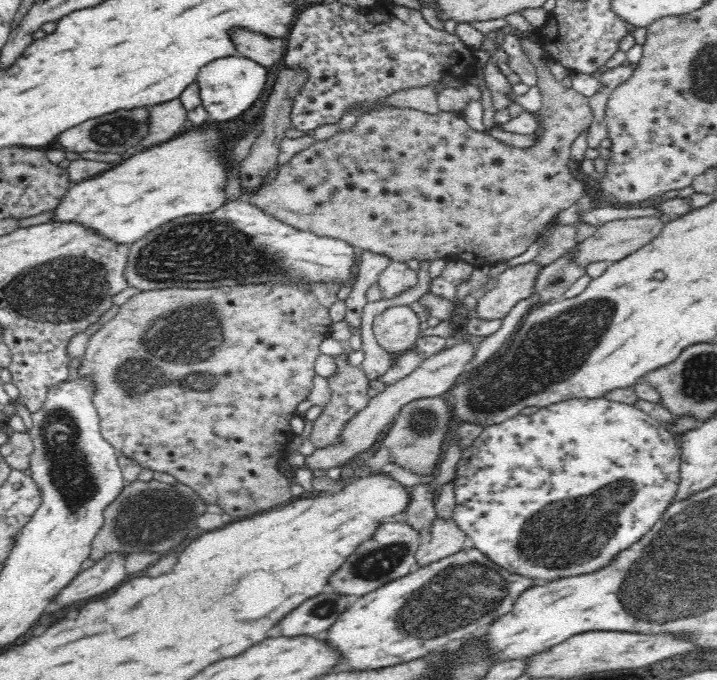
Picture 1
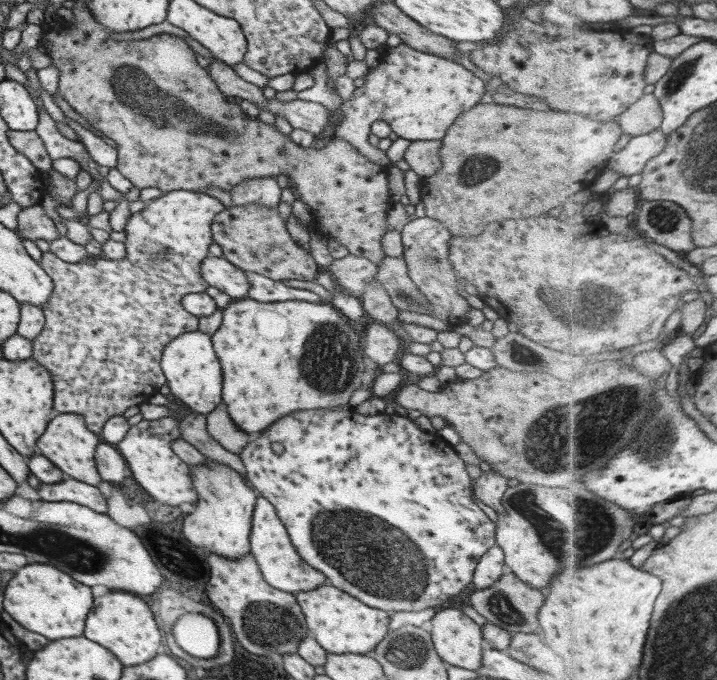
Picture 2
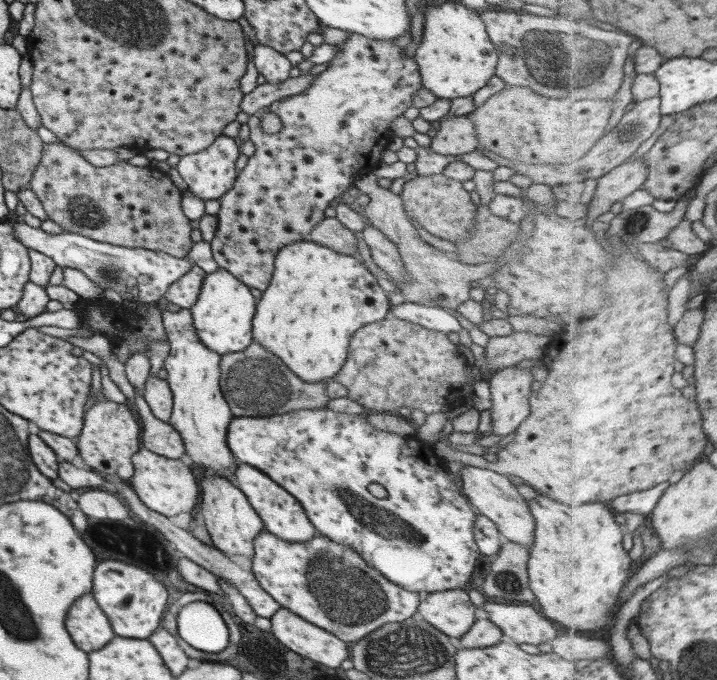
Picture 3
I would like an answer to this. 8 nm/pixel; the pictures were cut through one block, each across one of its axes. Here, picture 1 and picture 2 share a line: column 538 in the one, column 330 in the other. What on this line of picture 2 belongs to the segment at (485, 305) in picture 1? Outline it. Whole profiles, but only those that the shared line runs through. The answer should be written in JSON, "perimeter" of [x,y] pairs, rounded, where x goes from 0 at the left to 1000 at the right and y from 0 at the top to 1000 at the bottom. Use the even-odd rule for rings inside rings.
{"perimeter":[[[485,374],[478,379],[464,381],[453,397],[459,399],[477,428],[503,438],[508,421],[522,409],[526,394],[517,381]]]}

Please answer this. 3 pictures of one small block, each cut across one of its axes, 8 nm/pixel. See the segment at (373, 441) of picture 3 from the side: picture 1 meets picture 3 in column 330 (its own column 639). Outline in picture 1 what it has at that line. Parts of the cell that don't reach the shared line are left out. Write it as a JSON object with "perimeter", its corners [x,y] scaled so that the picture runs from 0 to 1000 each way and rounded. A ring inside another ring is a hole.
{"perimeter":[[[842,584],[803,585],[778,591],[762,600],[753,600],[742,612],[717,612],[692,626],[681,626],[658,656],[644,668],[635,688],[633,706],[635,747],[632,766],[639,776],[656,791],[658,806],[675,815],[692,832],[711,840],[714,844],[742,851],[742,862],[760,860],[762,856],[777,854],[803,846],[823,844],[852,828],[852,824],[890,797],[930,753],[932,744],[941,738],[947,719],[950,662],[940,647],[940,640],[915,615],[909,615],[888,601],[884,596],[856,591]]]}

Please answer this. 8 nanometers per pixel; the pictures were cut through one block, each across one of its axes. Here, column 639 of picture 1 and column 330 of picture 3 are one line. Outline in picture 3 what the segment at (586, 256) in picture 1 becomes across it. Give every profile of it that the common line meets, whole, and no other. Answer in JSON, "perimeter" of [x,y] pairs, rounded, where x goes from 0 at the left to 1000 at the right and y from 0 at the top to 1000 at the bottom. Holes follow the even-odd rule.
{"perimeter":[[[453,319],[448,326],[442,326],[434,335],[431,349],[445,362],[453,362],[453,365],[462,365],[473,374],[495,376],[502,381],[498,371],[498,349],[466,319]]]}

